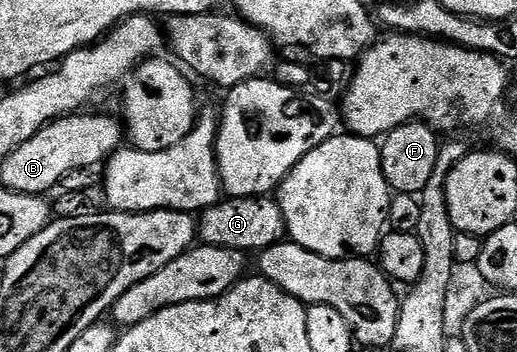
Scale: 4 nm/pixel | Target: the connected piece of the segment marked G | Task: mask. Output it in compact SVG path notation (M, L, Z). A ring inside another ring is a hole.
M224 196L216 205L210 205L202 210L197 217L197 237L200 242L209 247L225 247L236 249L245 255L257 255L263 249L268 249L284 240L287 228L285 215L281 215L281 207L274 196L265 197L228 197Z

